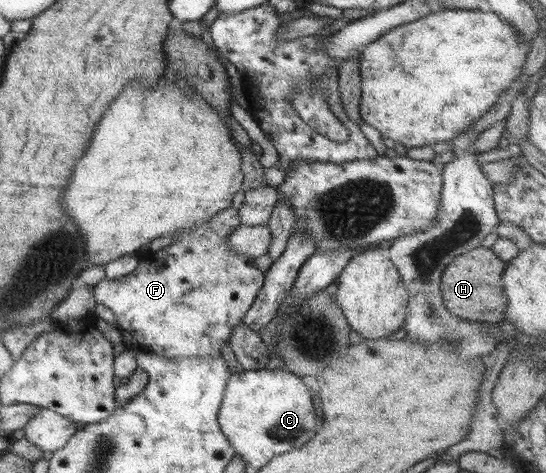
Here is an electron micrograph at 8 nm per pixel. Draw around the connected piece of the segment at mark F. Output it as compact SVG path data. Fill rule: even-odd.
M233 206L222 210L206 222L196 223L188 230L174 232L174 244L149 253L149 258L140 260L137 269L118 279L104 279L94 287L94 300L112 310L119 328L132 335L141 350L162 357L198 358L199 356L221 356L224 344L229 344L232 331L256 301L264 284L265 273L248 258L226 246L232 231L241 226L239 212Z

